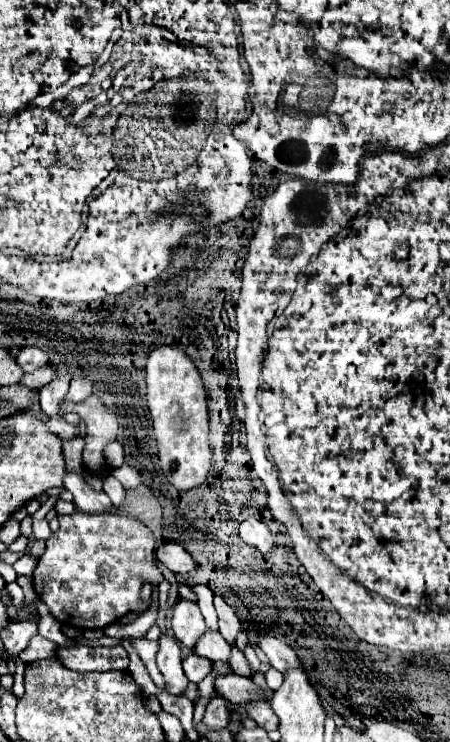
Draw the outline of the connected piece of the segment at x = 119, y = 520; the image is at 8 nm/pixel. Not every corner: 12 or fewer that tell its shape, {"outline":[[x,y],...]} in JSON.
{"outline":[[121,512],[59,516],[33,586],[61,624],[105,628],[165,580]]}

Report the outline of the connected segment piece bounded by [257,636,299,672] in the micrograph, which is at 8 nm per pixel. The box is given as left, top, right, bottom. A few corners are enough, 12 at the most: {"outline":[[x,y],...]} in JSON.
{"outline":[[259,636],[257,644],[279,672],[297,666],[293,648],[275,636]]}

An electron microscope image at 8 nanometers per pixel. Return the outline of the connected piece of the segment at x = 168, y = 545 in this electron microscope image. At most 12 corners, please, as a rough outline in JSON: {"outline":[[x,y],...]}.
{"outline":[[177,542],[155,552],[157,562],[175,574],[195,568],[191,554]]}

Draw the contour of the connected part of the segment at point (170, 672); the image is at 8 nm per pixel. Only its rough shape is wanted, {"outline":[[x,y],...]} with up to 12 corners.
{"outline":[[169,634],[159,638],[157,666],[169,692],[181,696],[187,678],[181,644]]}

